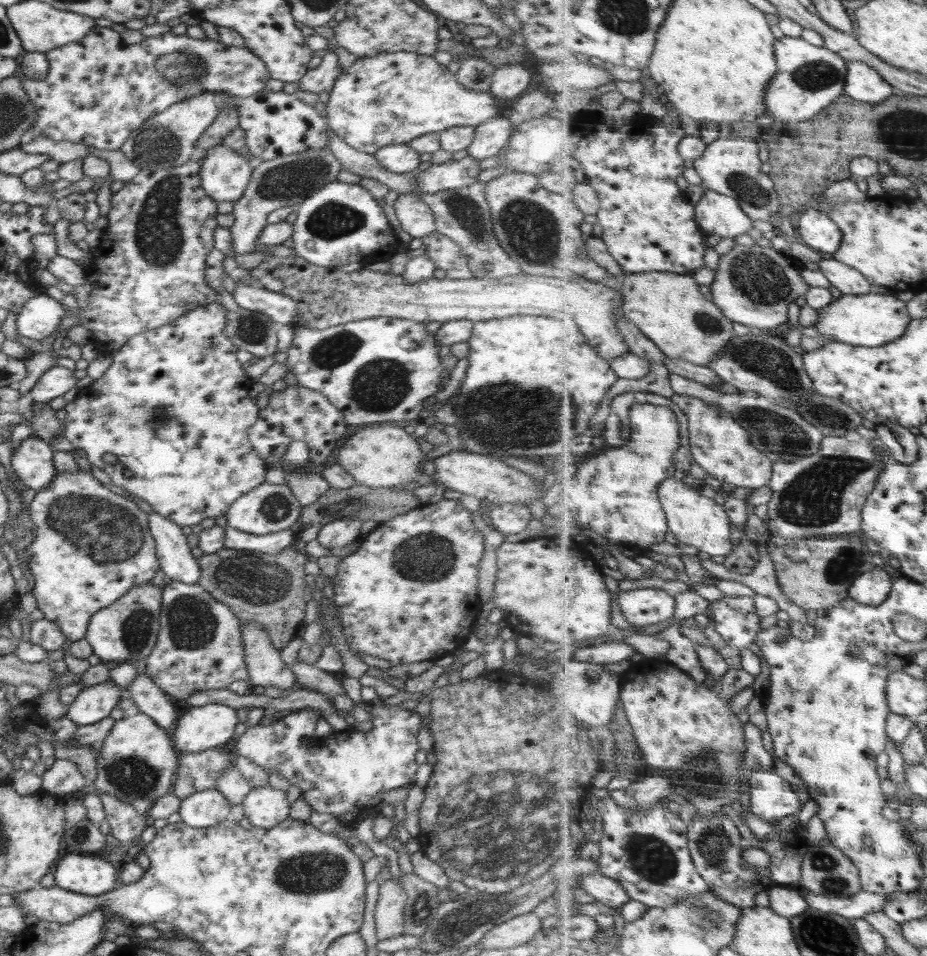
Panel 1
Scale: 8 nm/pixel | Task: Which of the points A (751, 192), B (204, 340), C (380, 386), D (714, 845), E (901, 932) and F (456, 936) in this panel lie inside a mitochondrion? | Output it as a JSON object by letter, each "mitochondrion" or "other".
{"A":"mitochondrion","B":"mitochondrion","C":"mitochondrion","D":"mitochondrion","E":"other","F":"mitochondrion"}

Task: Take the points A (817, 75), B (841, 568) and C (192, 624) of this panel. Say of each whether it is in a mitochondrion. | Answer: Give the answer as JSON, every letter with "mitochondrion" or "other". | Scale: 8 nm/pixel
{"A":"mitochondrion","B":"mitochondrion","C":"mitochondrion"}

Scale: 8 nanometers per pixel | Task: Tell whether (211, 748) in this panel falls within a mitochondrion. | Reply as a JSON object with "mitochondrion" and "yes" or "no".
{"mitochondrion":"no"}

